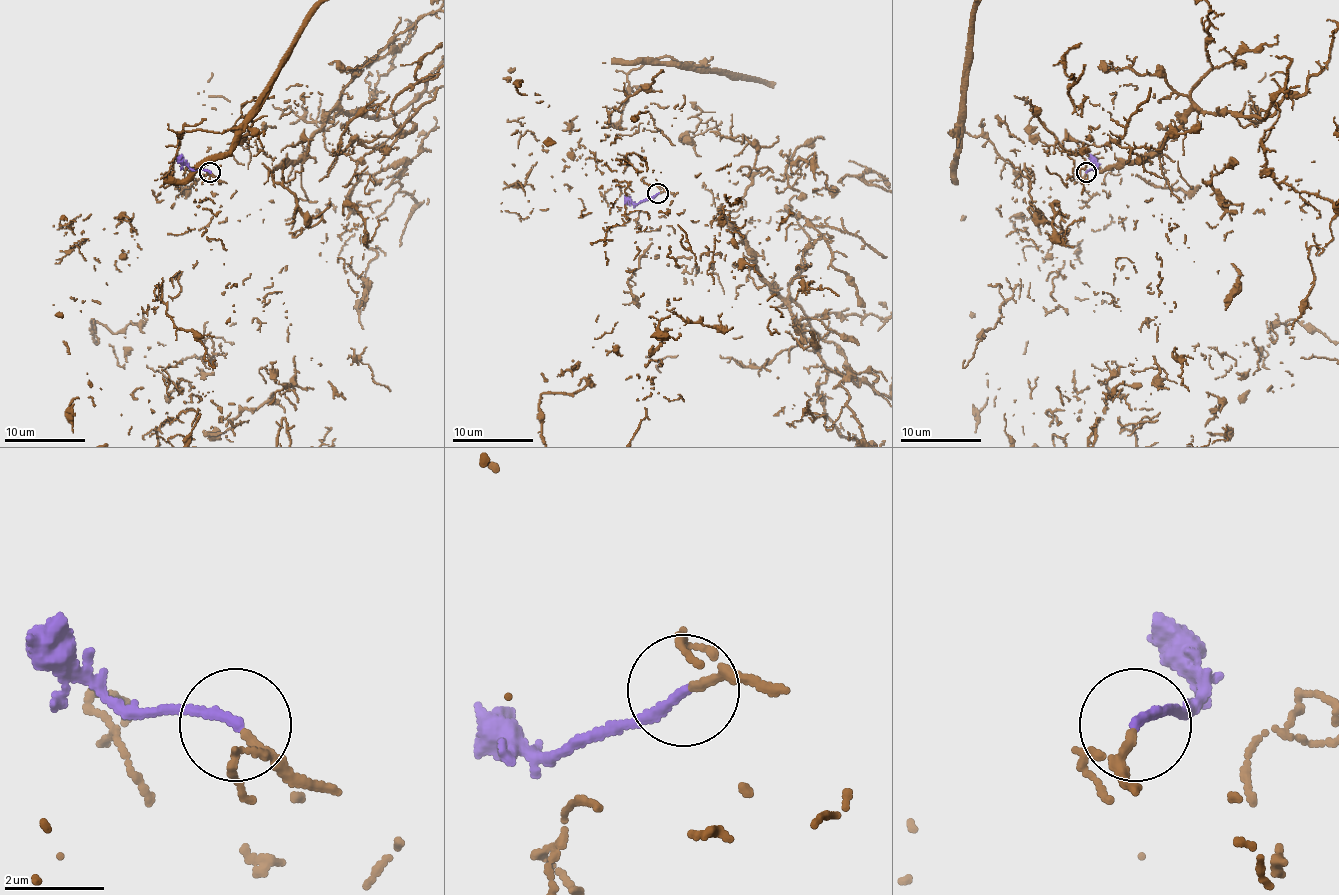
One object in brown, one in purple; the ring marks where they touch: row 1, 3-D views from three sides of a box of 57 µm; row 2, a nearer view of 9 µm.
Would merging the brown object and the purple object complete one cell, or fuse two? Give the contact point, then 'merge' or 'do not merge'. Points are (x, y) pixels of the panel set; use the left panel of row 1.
at (209, 172); merge

